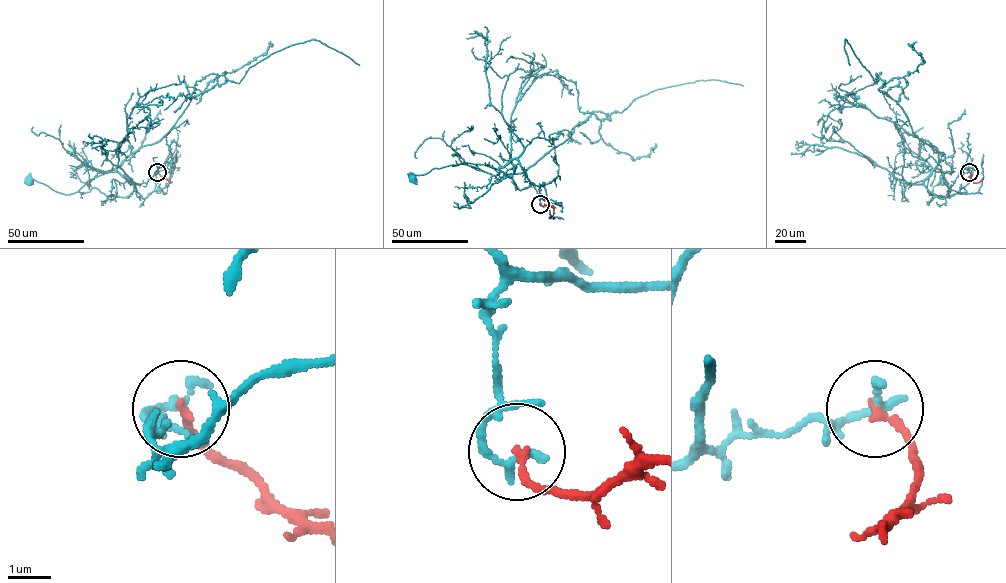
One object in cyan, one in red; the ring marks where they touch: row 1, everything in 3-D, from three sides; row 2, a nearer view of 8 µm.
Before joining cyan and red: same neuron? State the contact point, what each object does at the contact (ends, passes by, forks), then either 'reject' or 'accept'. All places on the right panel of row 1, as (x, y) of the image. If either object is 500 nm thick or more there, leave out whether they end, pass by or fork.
(969, 172) | cyan ends | red ends | reject

